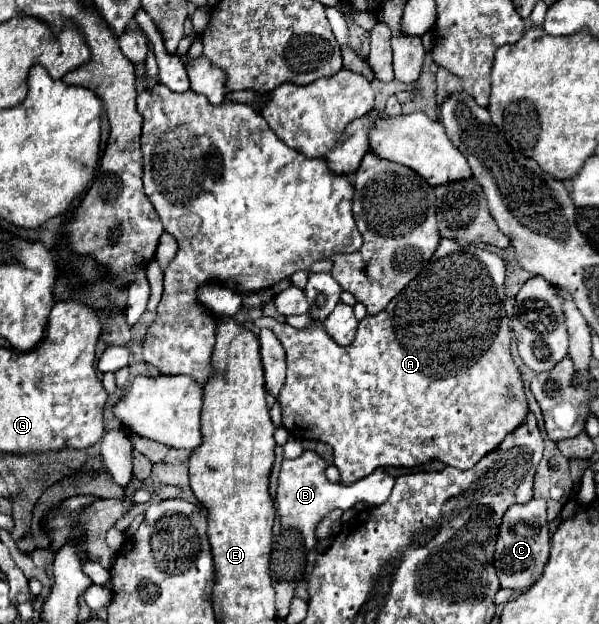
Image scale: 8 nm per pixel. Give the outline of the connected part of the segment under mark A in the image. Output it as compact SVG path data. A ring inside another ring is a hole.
M442 239L436 253L424 267L424 271L408 283L408 287L402 291L402 309L396 309L398 313L388 313L386 309L377 315L367 315L357 327L356 339L348 347L340 347L334 343L334 339L328 337L324 331L324 325L314 321L308 329L294 329L286 323L276 323L270 319L264 325L258 327L272 327L276 337L280 339L284 351L286 351L286 363L288 363L288 377L280 391L278 403L282 407L282 425L288 427L288 433L298 439L318 439L328 443L334 449L334 465L340 471L340 483L352 485L358 479L364 479L378 467L418 467L428 461L442 461L448 467L456 469L470 469L474 467L484 455L494 451L504 435L508 435L514 427L518 427L524 421L524 415L528 413L528 403L524 395L524 385L520 379L520 371L510 355L510 319L504 311L504 261L482 247L476 245L460 245L452 239Z

